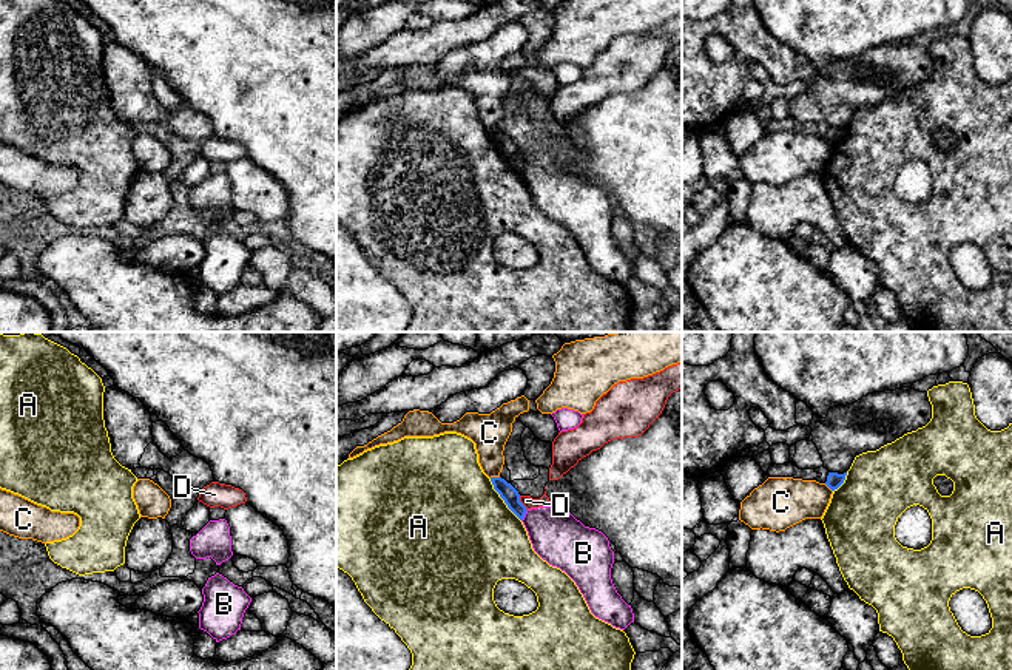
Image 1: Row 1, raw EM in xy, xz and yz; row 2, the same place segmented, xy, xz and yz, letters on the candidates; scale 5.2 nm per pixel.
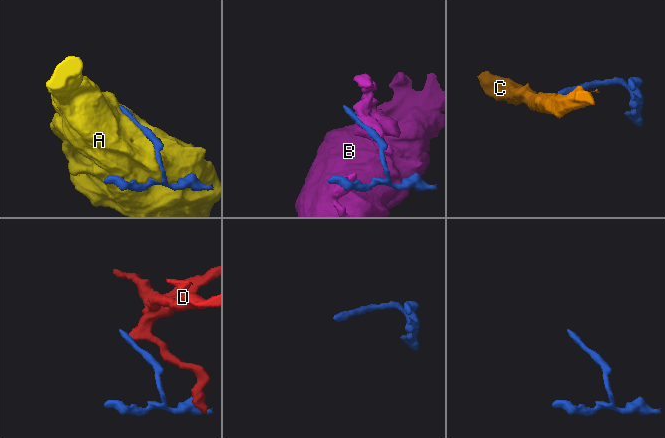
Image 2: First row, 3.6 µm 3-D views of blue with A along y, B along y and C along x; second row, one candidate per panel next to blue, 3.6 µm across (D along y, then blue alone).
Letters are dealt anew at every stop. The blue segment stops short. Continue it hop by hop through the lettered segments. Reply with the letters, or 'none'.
none

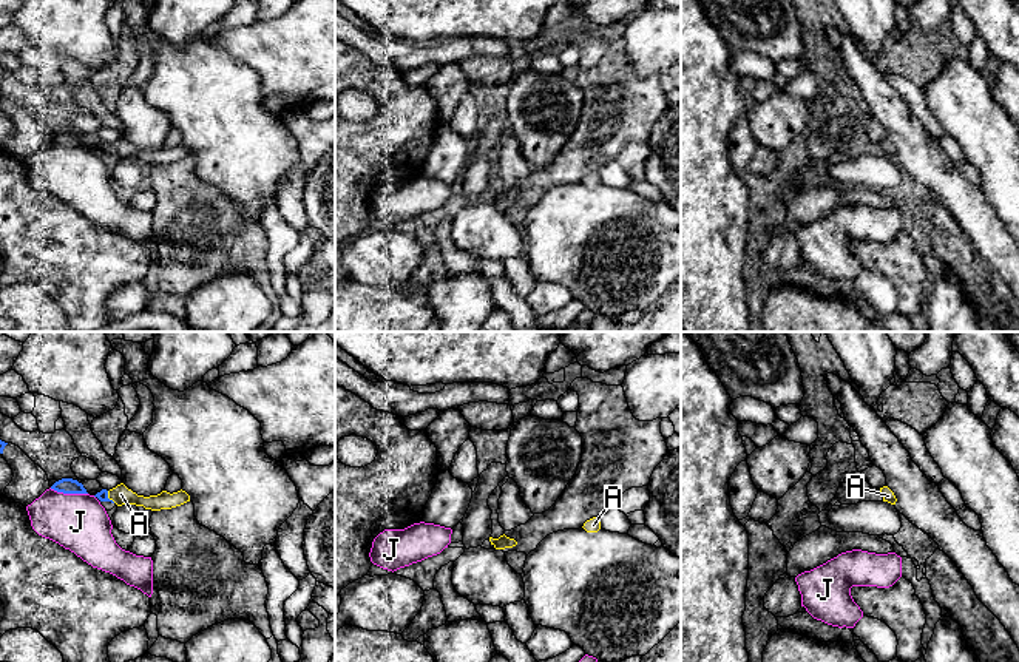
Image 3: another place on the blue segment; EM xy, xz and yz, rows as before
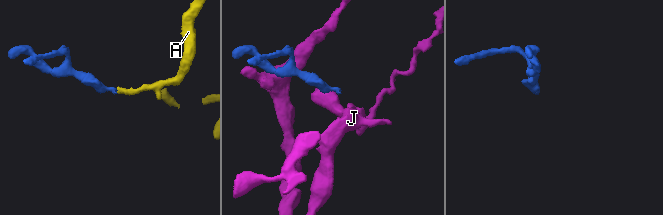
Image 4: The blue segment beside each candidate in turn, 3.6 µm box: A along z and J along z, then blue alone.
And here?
A

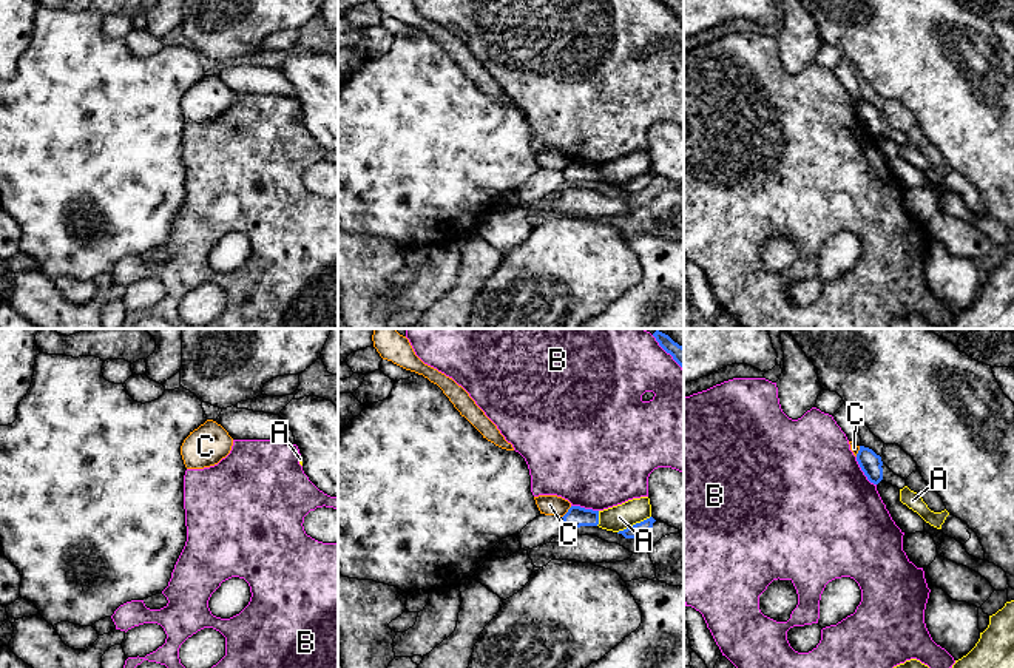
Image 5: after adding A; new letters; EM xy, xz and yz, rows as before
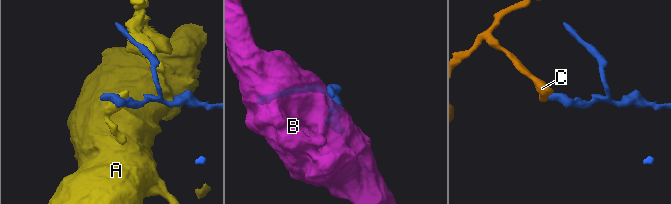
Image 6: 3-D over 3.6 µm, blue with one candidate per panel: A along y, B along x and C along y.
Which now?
none

